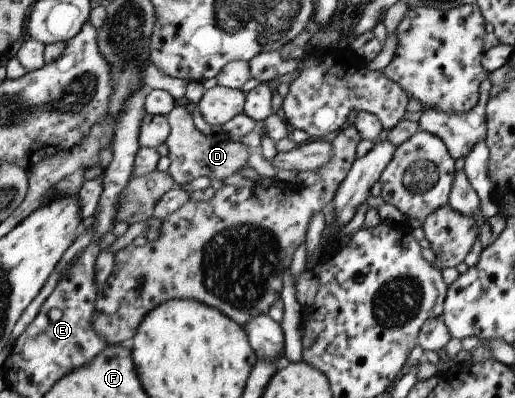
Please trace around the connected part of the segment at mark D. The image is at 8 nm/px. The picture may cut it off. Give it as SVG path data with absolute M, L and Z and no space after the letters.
M174 106L168 116L171 124L171 136L167 139L168 156L172 163L169 167L170 175L177 180L178 184L189 184L195 178L207 176L210 180L225 180L233 174L237 174L241 168L249 166L249 156L253 153L250 148L241 142L233 142L227 132L216 135L203 134L189 112L189 108L184 106Z

